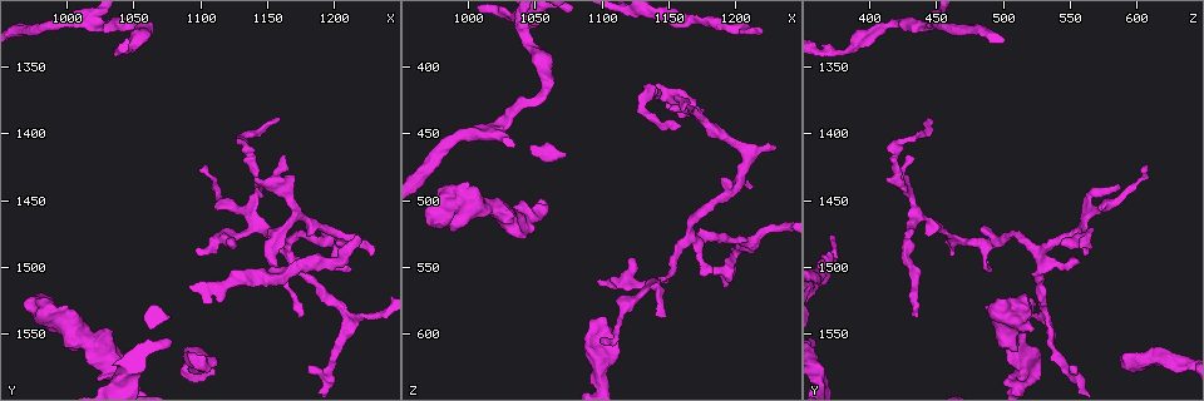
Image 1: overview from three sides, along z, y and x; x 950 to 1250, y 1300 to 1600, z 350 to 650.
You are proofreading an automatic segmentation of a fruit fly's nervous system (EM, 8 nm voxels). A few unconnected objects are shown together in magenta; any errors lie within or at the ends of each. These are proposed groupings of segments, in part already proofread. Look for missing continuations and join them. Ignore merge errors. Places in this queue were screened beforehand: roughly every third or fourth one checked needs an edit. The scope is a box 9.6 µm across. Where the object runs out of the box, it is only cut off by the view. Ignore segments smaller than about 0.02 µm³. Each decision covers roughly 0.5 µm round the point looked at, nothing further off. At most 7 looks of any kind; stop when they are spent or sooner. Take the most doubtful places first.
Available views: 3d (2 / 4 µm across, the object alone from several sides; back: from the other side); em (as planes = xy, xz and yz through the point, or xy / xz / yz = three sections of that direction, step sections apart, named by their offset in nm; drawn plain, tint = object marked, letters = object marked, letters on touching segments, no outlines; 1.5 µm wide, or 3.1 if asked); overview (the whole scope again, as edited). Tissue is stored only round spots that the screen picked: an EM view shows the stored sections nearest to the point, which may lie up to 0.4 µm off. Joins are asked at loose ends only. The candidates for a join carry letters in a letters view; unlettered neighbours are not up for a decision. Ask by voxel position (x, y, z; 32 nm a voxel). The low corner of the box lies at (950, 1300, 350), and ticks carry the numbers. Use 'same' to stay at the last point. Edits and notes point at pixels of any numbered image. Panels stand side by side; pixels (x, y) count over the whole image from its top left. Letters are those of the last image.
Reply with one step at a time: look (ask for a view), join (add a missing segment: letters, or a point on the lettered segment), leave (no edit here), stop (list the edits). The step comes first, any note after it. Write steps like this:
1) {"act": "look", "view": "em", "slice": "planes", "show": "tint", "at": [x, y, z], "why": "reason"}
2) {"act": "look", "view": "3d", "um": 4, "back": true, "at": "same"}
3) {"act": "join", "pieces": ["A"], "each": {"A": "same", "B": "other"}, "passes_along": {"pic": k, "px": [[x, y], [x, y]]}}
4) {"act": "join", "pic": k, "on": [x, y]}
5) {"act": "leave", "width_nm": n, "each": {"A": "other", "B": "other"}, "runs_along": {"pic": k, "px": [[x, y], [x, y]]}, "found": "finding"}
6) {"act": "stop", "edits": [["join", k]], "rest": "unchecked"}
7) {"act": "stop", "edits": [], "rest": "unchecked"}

{"act": "look", "view": "3d", "um": 4, "at": [1216, 1476, 370], "why": "end of a long branch"}

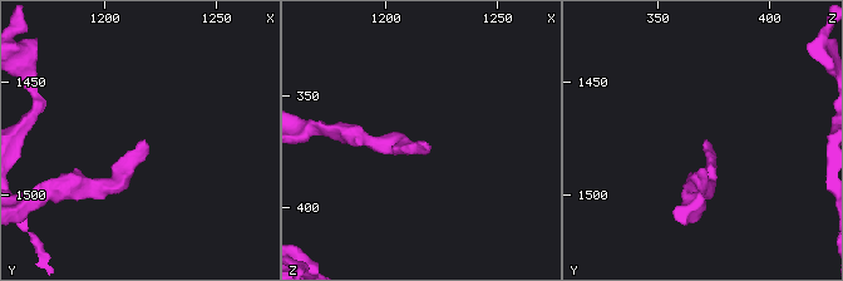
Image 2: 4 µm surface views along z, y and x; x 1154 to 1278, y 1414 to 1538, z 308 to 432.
{"act": "look", "view": "em", "slice": "xz", "step": 8, "show": "letters", "at": [1219, 1476, 369]}

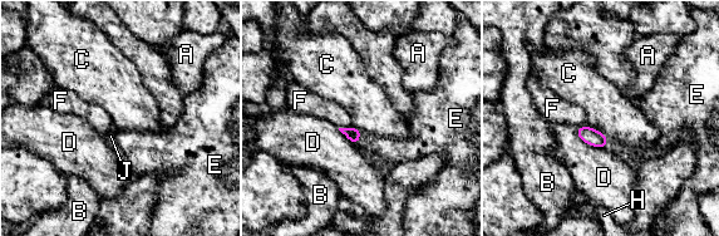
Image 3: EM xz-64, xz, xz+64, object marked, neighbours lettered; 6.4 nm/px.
{"act": "look", "view": "em", "slice": "planes", "show": "letters", "at": "same"}

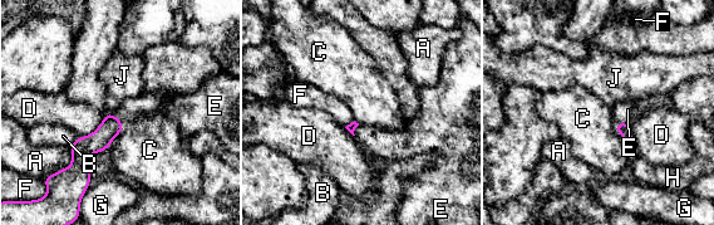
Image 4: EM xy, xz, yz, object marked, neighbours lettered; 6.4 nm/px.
{"act": "join", "pieces": ["E"], "each": {"A": "other", "B": "other", "C": "other", "D": "other", "E": "same", "F": "other", "G": "other", "H": "other", "J": "other"}, "passes_along": {"pic": 4, "px": [[623, 128], [626, 123], [628, 109]]}, "found": "the neuron continues"}

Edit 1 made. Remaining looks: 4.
{"act": "look", "view": "3d", "um": 4, "back": true, "at": [988, 1548, 522]}

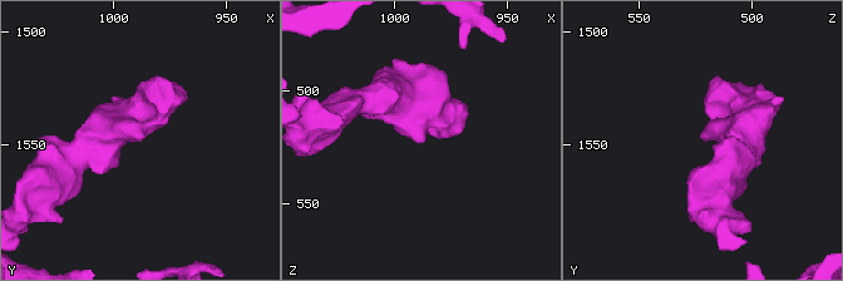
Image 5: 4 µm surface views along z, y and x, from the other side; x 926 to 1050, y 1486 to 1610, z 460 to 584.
{"act": "look", "view": "em", "slice": "planes", "show": "letters", "at": [987, 1547, 523]}

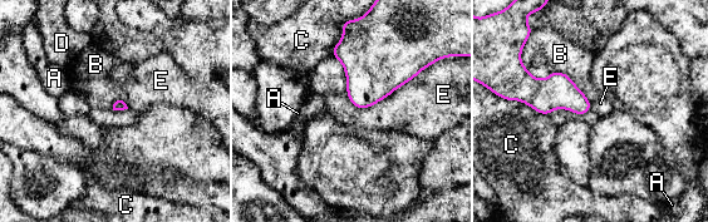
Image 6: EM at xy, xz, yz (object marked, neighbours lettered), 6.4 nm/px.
{"act": "leave", "each": {"A": "other", "B": "other", "C": "other", "D": "other", "E": "other"}, "found": "no lettered segment goes on from it"}

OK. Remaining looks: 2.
{"act": "look", "view": "em", "slice": "planes", "show": "plain", "at": [1158, 1390, 444], "why": "tapers out"}

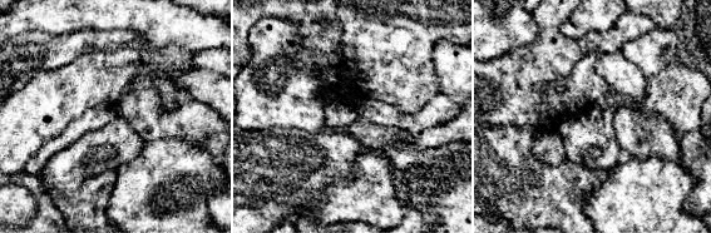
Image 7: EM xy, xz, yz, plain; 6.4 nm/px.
{"act": "look", "view": "em", "slice": "planes", "show": "letters", "at": "same"}

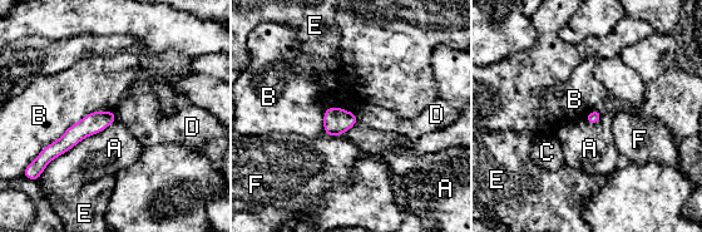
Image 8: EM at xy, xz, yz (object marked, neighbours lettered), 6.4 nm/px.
{"act": "leave", "longest_contact_nm": ["B", 600], "each": {"A": "other", "B": "other", "C": "other", "D": "other", "E": "other", "F": "other"}, "border": {"pic": 8, "px": [[117, 119], [55, 157], [41, 173]]}, "found": "none of them fits"}

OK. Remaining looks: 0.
{"act": "stop", "edits": [["join", 4]], "rest": "unchecked"}

